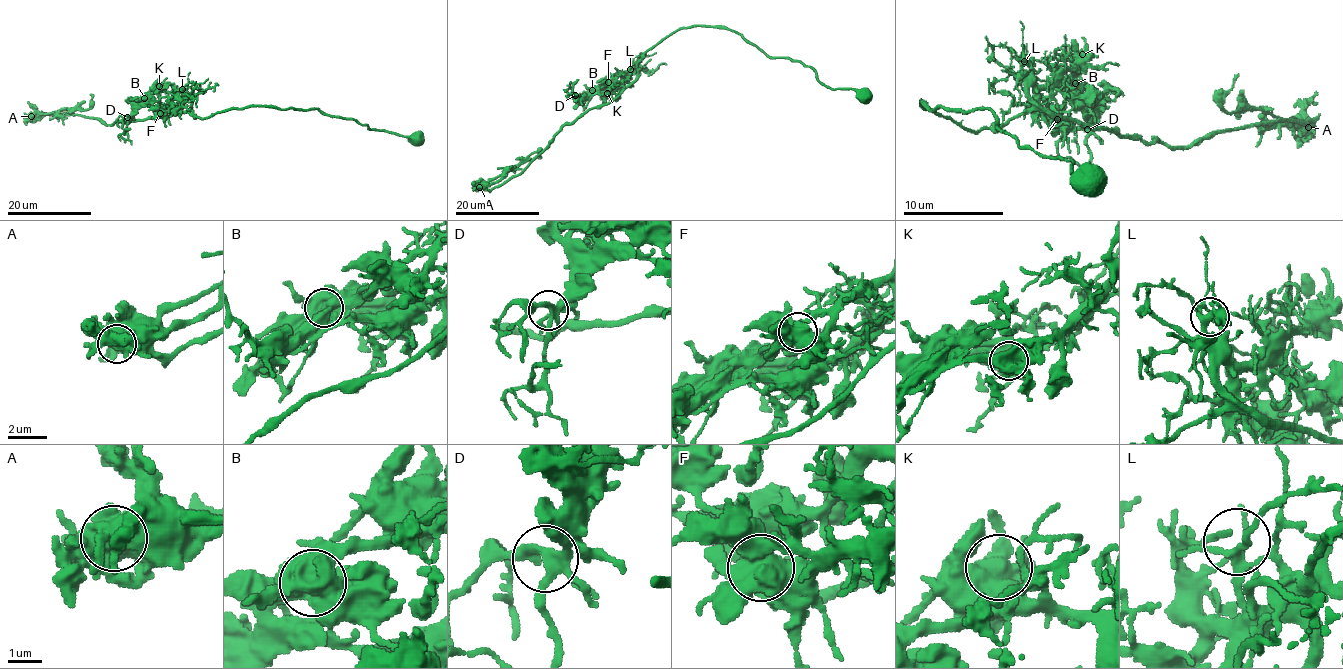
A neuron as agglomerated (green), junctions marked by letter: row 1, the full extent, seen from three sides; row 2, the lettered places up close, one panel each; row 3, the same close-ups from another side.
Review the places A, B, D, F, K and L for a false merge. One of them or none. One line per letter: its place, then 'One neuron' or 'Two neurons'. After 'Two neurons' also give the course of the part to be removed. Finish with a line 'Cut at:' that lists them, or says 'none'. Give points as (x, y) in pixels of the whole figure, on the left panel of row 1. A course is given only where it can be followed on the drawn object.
A: Place: (31, 116). One neuron
B: Place: (144, 98). Two neurons. Course of the part to remove: (144, 98), (128, 117), (124, 133), (125, 129), (131, 129)
D: Place: (127, 117). One neuron
F: Place: (160, 113). One neuron
K: Place: (159, 86). One neuron
L: Place: (182, 89). One neuron
Cut at: B

